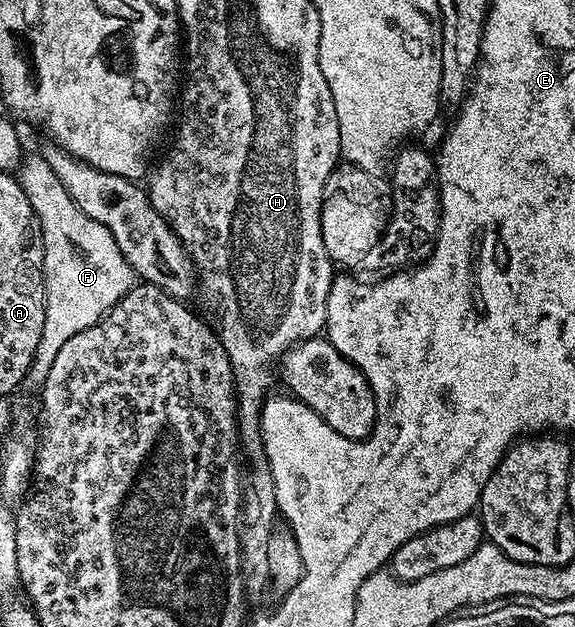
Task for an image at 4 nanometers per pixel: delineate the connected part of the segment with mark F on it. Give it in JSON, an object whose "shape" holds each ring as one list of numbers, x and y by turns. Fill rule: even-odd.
{"shape":[[42,155,24,156,17,166,17,180,29,203,33,203,43,236,45,327,41,327,41,343,37,343,26,379,28,386,39,387,45,375,49,375,57,351,61,351,73,335,101,320,130,289,135,288,137,278,125,255,121,255,121,247,117,247,117,239,113,239,109,227,101,227,97,219,89,219,89,215,77,207]]}

